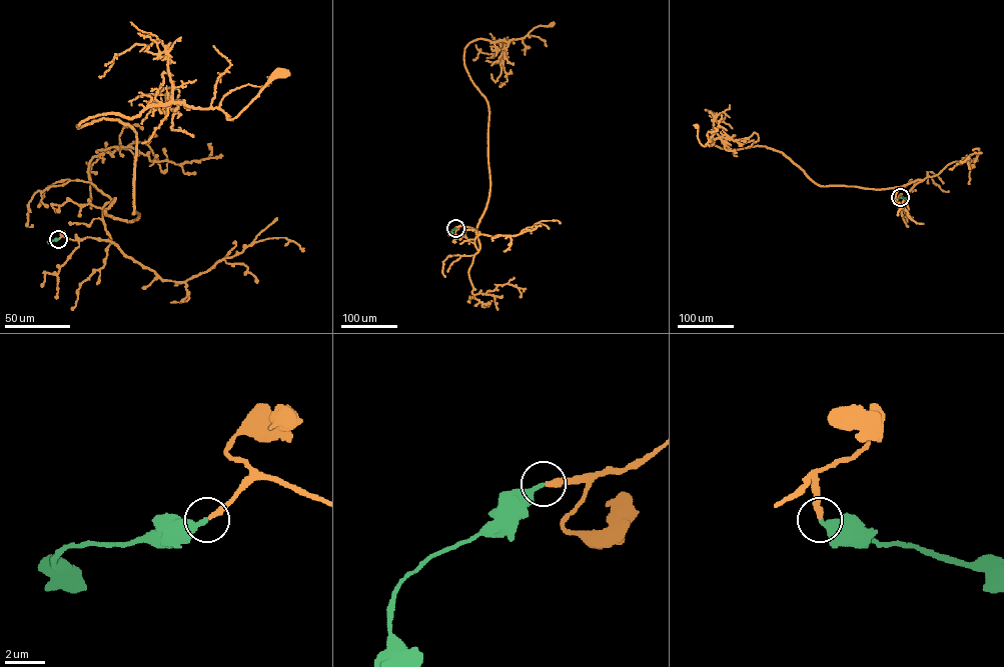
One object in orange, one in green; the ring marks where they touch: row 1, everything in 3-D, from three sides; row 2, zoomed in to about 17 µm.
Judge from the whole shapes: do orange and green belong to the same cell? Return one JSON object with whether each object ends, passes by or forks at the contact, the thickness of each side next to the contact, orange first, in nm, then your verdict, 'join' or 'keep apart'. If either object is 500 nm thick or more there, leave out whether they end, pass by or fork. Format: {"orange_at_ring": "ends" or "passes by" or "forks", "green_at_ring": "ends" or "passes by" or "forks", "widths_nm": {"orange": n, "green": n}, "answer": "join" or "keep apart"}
{"orange_at_ring": "ends", "green_at_ring": "ends", "widths_nm": {"orange": 280, "green": 240}, "answer": "join"}

